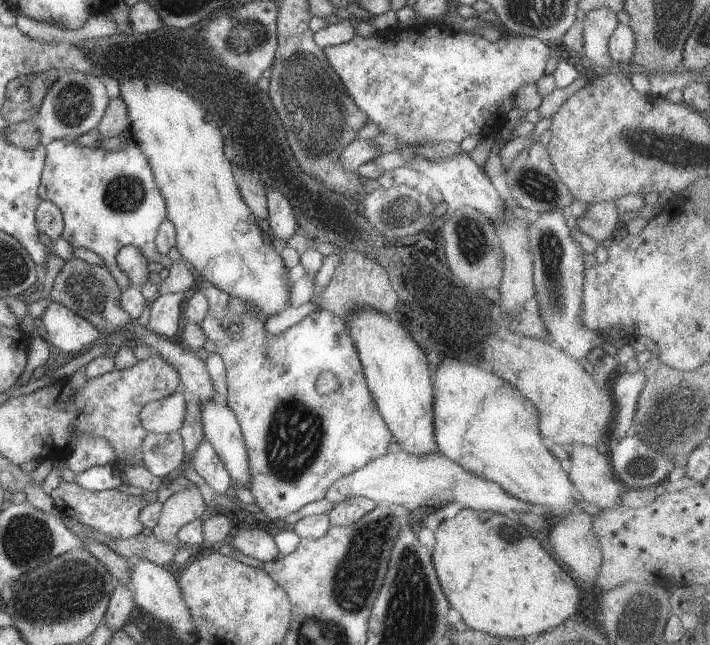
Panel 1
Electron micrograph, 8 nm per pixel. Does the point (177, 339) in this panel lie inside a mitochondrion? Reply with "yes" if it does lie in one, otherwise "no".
no

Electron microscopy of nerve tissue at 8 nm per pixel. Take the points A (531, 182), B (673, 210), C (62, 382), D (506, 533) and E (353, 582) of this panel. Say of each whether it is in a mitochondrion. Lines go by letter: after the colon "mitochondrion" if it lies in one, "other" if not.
A: mitochondrion
B: other
C: other
D: mitochondrion
E: mitochondrion

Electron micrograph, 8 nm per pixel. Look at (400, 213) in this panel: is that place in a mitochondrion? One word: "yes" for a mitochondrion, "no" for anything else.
yes

